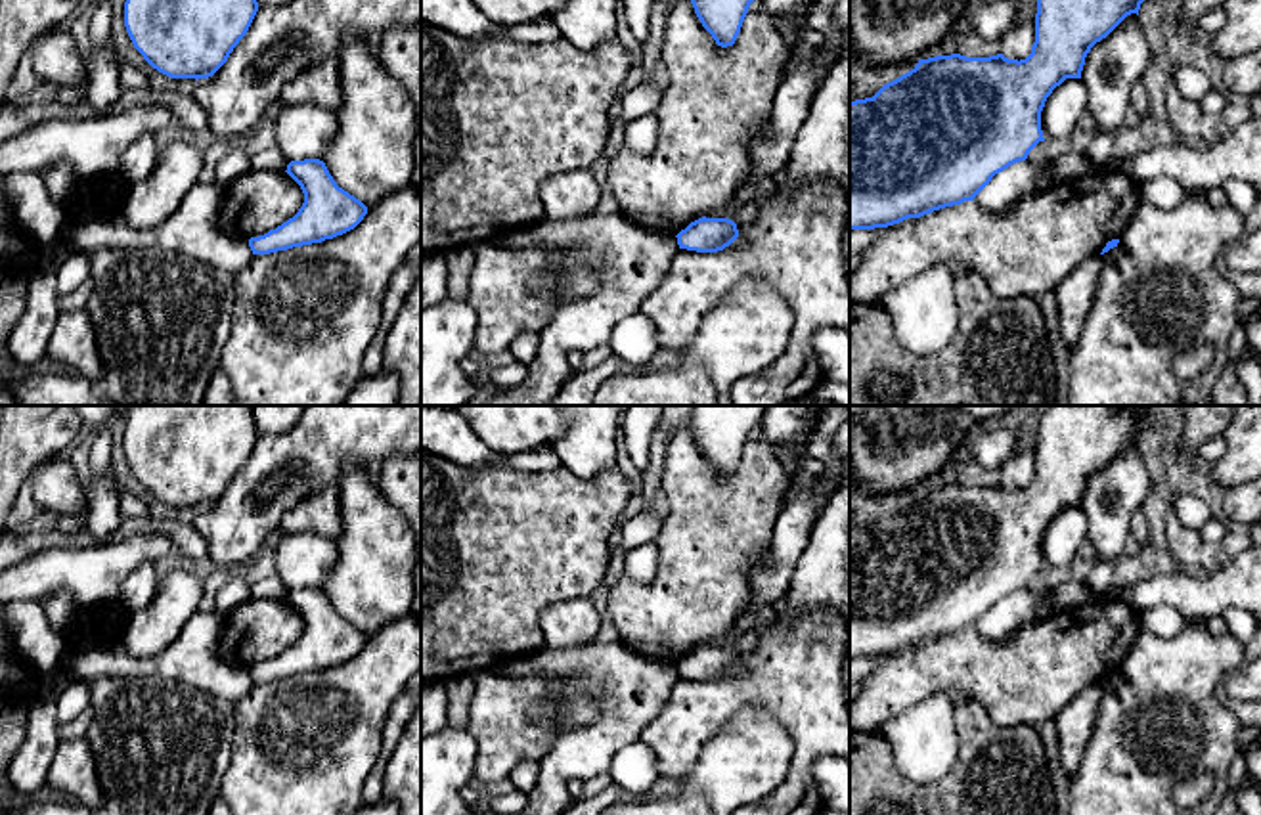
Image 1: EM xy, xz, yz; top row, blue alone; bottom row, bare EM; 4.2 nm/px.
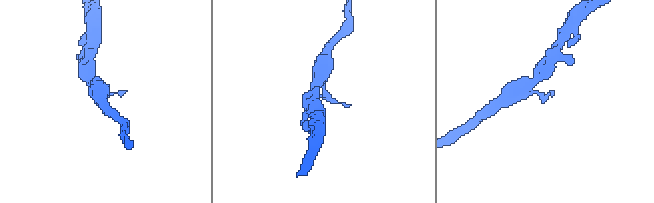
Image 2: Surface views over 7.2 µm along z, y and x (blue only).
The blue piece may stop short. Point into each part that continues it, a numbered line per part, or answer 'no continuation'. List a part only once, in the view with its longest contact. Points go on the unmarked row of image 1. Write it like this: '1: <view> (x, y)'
no continuation

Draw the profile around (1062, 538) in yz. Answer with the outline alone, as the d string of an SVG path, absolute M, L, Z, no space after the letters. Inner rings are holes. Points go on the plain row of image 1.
M1066 507L1052 518L1041 540L1041 559L1047 570L1068 570L1083 541L1087 541L1087 517L1081 507Z

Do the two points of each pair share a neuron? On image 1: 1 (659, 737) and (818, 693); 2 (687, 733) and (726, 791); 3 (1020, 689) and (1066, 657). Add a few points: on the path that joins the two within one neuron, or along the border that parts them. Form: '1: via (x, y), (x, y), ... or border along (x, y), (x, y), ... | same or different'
1: via (699, 710), (733, 691), (777, 691) | same
2: border along (730, 720), (705, 745), (701, 754) | different
3: via (1032, 678), (1055, 659) | same

